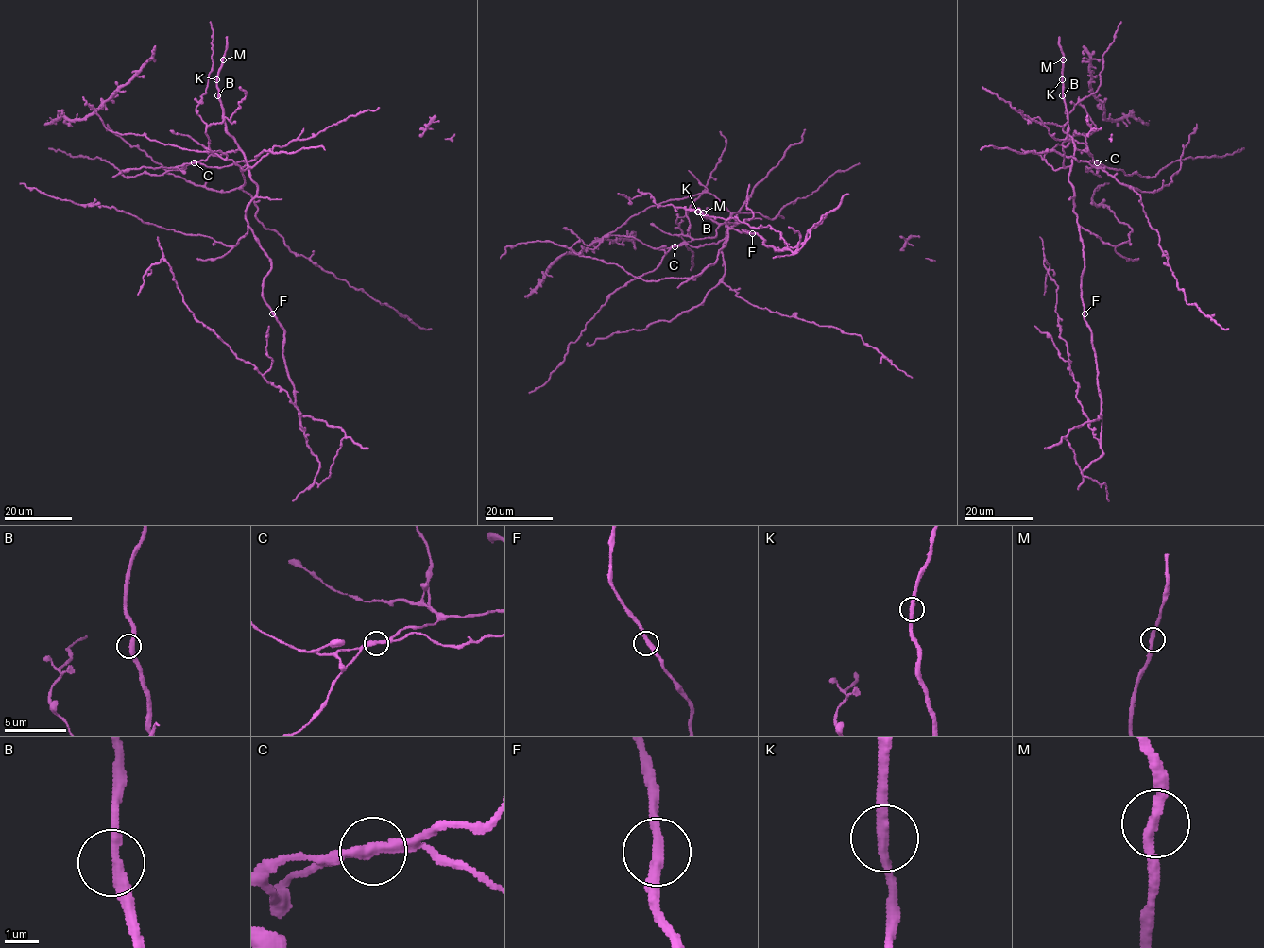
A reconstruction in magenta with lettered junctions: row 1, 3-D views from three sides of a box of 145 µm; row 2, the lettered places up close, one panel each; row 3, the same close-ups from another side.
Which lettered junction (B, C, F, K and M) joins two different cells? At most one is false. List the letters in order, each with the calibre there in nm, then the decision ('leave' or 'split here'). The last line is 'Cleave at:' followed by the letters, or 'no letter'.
B: 320 nm | leave
C: 320 nm | split here
F: 320 nm | leave
K: 320 nm | leave
M: 320 nm | leave
Cleave at: C

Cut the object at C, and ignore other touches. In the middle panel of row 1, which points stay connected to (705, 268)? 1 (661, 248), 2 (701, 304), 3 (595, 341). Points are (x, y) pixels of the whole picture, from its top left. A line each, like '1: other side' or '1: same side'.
1: other side
2: other side
3: other side

